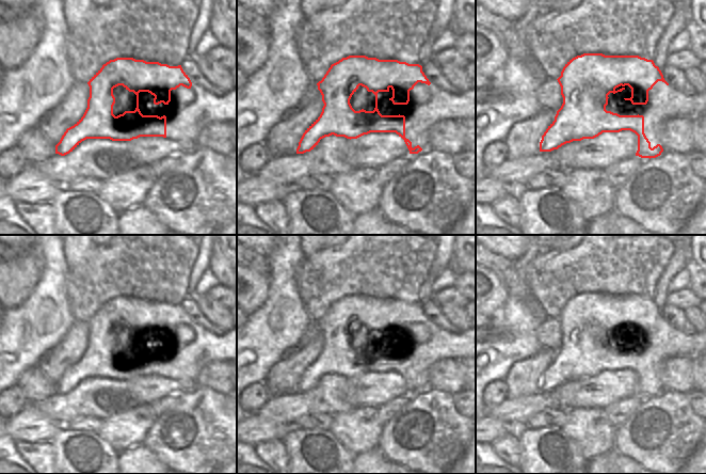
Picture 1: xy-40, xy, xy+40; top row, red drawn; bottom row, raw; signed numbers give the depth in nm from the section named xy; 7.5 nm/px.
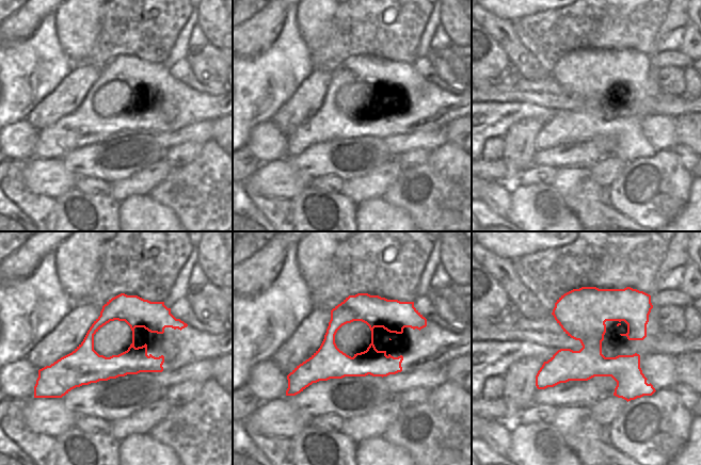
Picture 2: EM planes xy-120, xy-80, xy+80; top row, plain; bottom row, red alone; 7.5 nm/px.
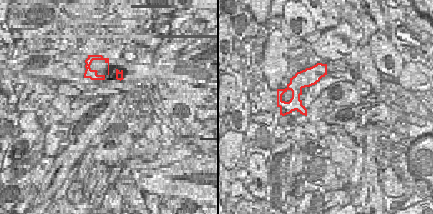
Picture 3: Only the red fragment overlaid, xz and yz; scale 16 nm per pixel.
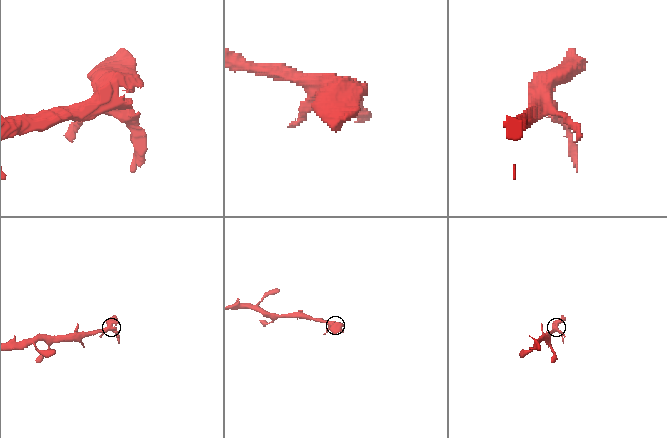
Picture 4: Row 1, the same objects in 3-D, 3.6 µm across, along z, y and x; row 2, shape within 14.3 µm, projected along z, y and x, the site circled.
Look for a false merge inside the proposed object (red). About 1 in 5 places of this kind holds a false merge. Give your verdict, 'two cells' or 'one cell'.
one cell

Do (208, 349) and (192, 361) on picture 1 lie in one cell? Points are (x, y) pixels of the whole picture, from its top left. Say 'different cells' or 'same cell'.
same cell

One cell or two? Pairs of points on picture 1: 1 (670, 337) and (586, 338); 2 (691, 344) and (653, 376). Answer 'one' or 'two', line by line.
1: one
2: one

